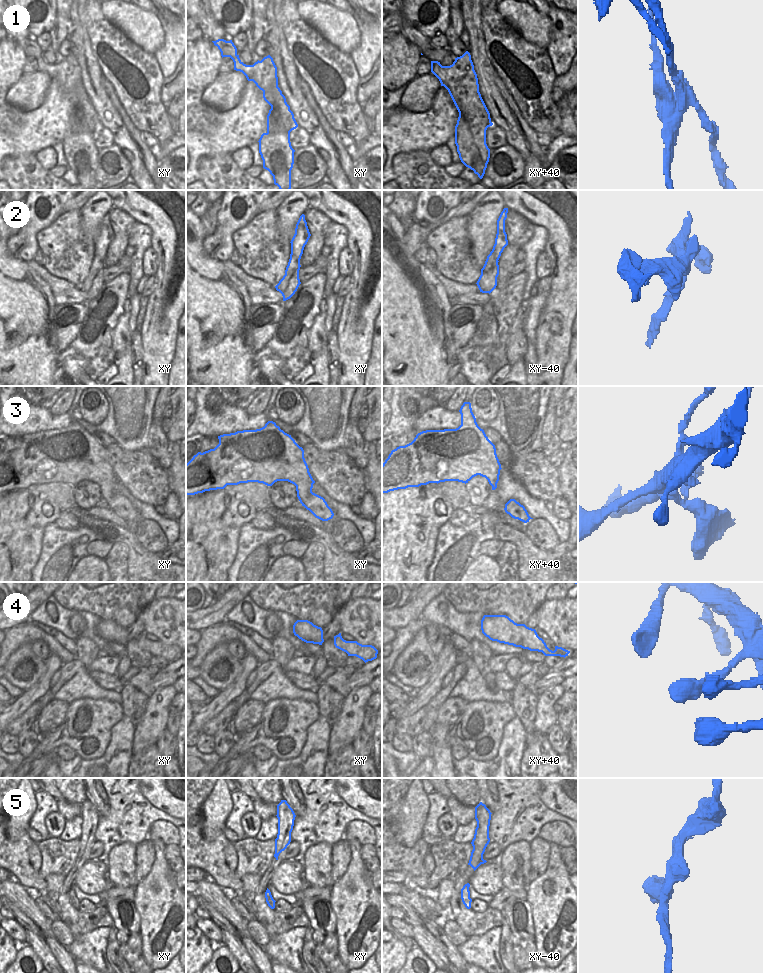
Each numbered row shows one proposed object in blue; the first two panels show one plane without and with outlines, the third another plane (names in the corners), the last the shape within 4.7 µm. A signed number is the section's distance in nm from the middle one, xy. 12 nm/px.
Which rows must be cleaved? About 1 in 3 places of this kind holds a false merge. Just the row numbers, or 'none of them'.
1, 2

